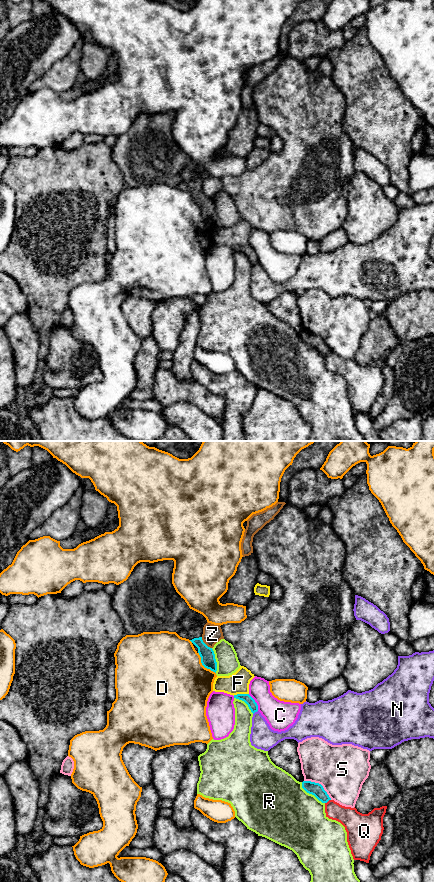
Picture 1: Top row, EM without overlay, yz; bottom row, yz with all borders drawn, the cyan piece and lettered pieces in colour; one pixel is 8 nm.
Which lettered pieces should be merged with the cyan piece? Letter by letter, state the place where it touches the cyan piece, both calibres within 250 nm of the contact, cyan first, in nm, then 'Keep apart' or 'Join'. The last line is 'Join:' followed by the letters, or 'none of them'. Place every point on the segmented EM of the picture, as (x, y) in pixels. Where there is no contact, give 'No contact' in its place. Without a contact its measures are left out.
C: Touches cyan at yz (255, 702). Thickness 70 nm (cyan) against 240 nm. Keep apart
D: Touches cyan at yz (203, 665). Thickness 120 nm (cyan) against 500 nm. Keep apart
F: Touches cyan at yz (240, 694). Thickness 70 nm (cyan) against 180 nm. Keep apart
N: Touches cyan at yz (255, 711). Thickness 70 nm (cyan) against 190 nm. Keep apart
Q: Touches cyan at yz (327, 801). Thickness 110 nm (cyan) against 170 nm. Keep apart
R: Touches cyan at yz (311, 793). Thickness 110 nm (cyan) against 480 nm. Keep apart
S: Touches cyan at yz (320, 784). Thickness 110 nm (cyan) against 400 nm. Keep apart
Z: Touches cyan at yz (204, 643). Thickness 120 nm (cyan) against 150 nm. Keep apart
Join: none of them

